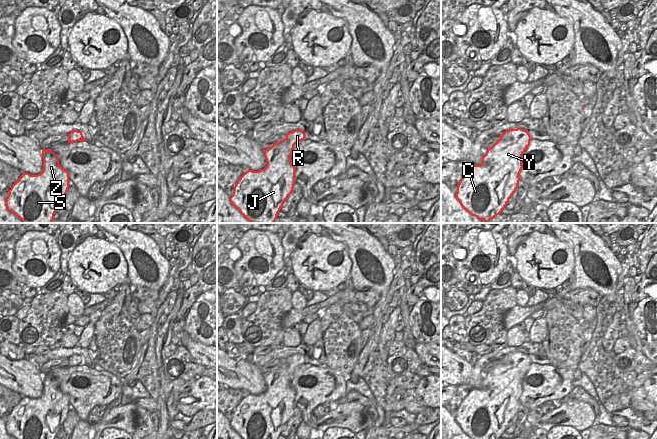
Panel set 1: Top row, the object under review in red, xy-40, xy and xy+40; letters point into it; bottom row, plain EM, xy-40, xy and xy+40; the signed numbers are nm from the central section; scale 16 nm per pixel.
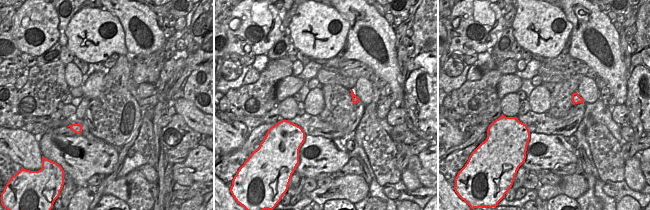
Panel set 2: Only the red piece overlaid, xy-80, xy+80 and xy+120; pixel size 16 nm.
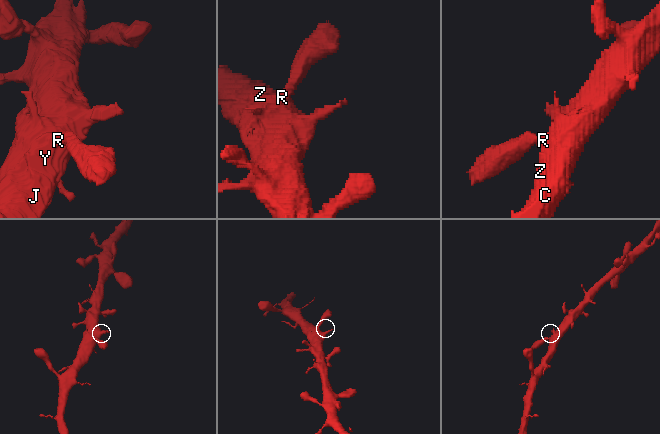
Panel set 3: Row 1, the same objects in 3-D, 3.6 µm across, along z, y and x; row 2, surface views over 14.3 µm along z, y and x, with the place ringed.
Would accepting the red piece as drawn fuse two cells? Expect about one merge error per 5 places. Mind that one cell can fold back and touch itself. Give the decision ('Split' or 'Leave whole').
Leave whole.

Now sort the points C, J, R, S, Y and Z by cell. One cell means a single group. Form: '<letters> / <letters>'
C J R S Y Z

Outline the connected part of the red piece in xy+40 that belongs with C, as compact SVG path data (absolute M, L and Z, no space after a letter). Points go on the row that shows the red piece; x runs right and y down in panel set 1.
M521 128L509 129L499 136L500 139L482 157L482 163L472 165L462 177L455 195L464 210L485 223L501 214L518 188L523 168L522 155L531 141L529 132Z

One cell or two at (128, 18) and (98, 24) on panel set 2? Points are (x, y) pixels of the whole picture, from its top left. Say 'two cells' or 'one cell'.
two cells

